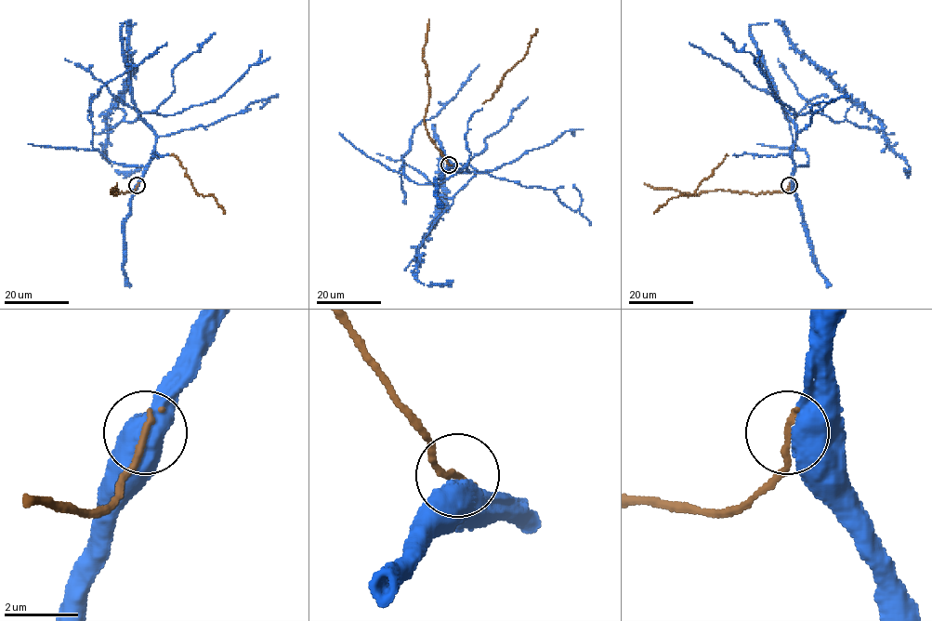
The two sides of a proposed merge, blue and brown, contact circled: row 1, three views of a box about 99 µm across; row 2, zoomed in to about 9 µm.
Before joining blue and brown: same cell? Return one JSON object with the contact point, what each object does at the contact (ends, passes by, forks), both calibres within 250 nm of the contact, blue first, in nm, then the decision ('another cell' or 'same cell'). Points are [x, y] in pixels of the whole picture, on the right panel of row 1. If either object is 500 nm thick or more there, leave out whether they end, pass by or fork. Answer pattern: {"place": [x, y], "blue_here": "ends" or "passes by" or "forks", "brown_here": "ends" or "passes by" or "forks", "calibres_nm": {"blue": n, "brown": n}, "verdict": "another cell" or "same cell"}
{"place": [789, 185], "calibres_nm": {"blue": 750, "brown": 190}, "verdict": "same cell"}

